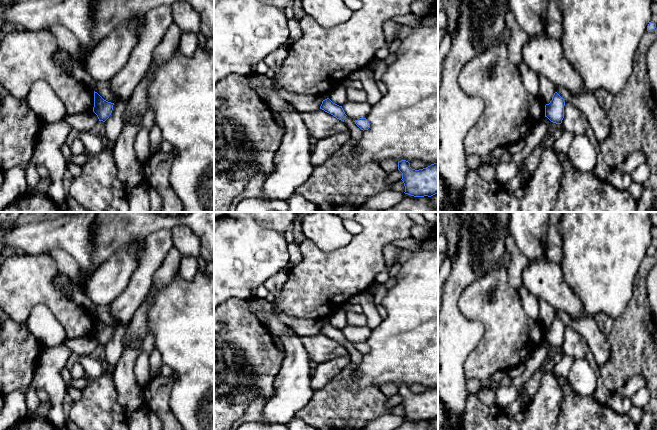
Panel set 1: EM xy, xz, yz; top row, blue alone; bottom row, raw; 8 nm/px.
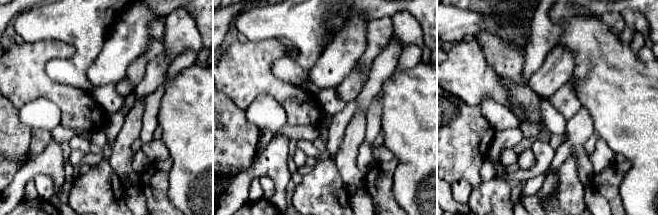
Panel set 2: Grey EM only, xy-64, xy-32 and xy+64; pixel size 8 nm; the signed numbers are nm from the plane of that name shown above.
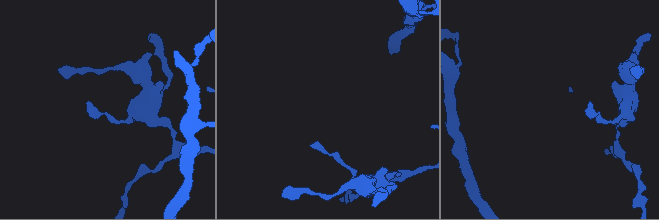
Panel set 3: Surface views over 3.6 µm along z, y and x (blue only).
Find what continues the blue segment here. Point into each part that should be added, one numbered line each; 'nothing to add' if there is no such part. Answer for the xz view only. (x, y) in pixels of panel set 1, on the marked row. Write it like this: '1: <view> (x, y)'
nothing to add

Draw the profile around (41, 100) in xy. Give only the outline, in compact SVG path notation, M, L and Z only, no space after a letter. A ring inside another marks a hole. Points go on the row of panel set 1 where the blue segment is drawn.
M35 82L26 97L28 108L46 123L58 122L67 115L59 97L44 82Z

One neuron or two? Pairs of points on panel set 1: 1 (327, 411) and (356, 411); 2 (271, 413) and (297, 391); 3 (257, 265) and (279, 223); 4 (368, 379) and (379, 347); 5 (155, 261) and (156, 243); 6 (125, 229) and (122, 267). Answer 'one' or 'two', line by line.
1: one
2: one
3: two
4: one
5: one
6: two

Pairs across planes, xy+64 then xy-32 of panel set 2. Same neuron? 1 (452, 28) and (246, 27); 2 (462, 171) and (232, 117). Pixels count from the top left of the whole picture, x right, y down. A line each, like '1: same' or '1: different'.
1: same
2: same

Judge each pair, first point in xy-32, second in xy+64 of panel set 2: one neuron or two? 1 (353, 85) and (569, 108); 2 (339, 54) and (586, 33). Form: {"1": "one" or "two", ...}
{"1": "one", "2": "two"}

